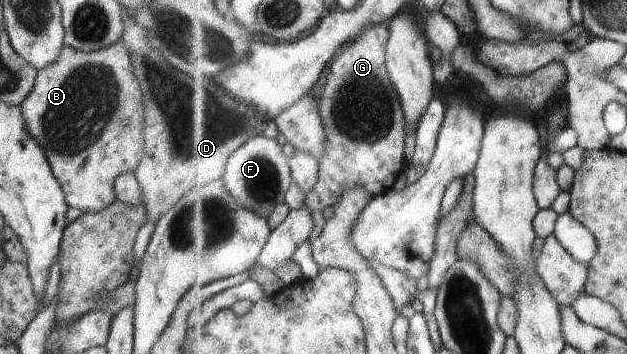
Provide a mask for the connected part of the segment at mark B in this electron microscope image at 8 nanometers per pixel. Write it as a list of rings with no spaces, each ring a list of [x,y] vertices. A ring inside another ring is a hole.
[[[120,40],[103,50],[82,53],[64,46],[59,60],[36,75],[31,93],[19,106],[26,133],[39,145],[53,177],[66,192],[66,203],[83,212],[99,212],[115,199],[114,180],[124,172],[133,172],[141,162],[143,150],[144,108],[142,94],[132,75],[129,53]]]

